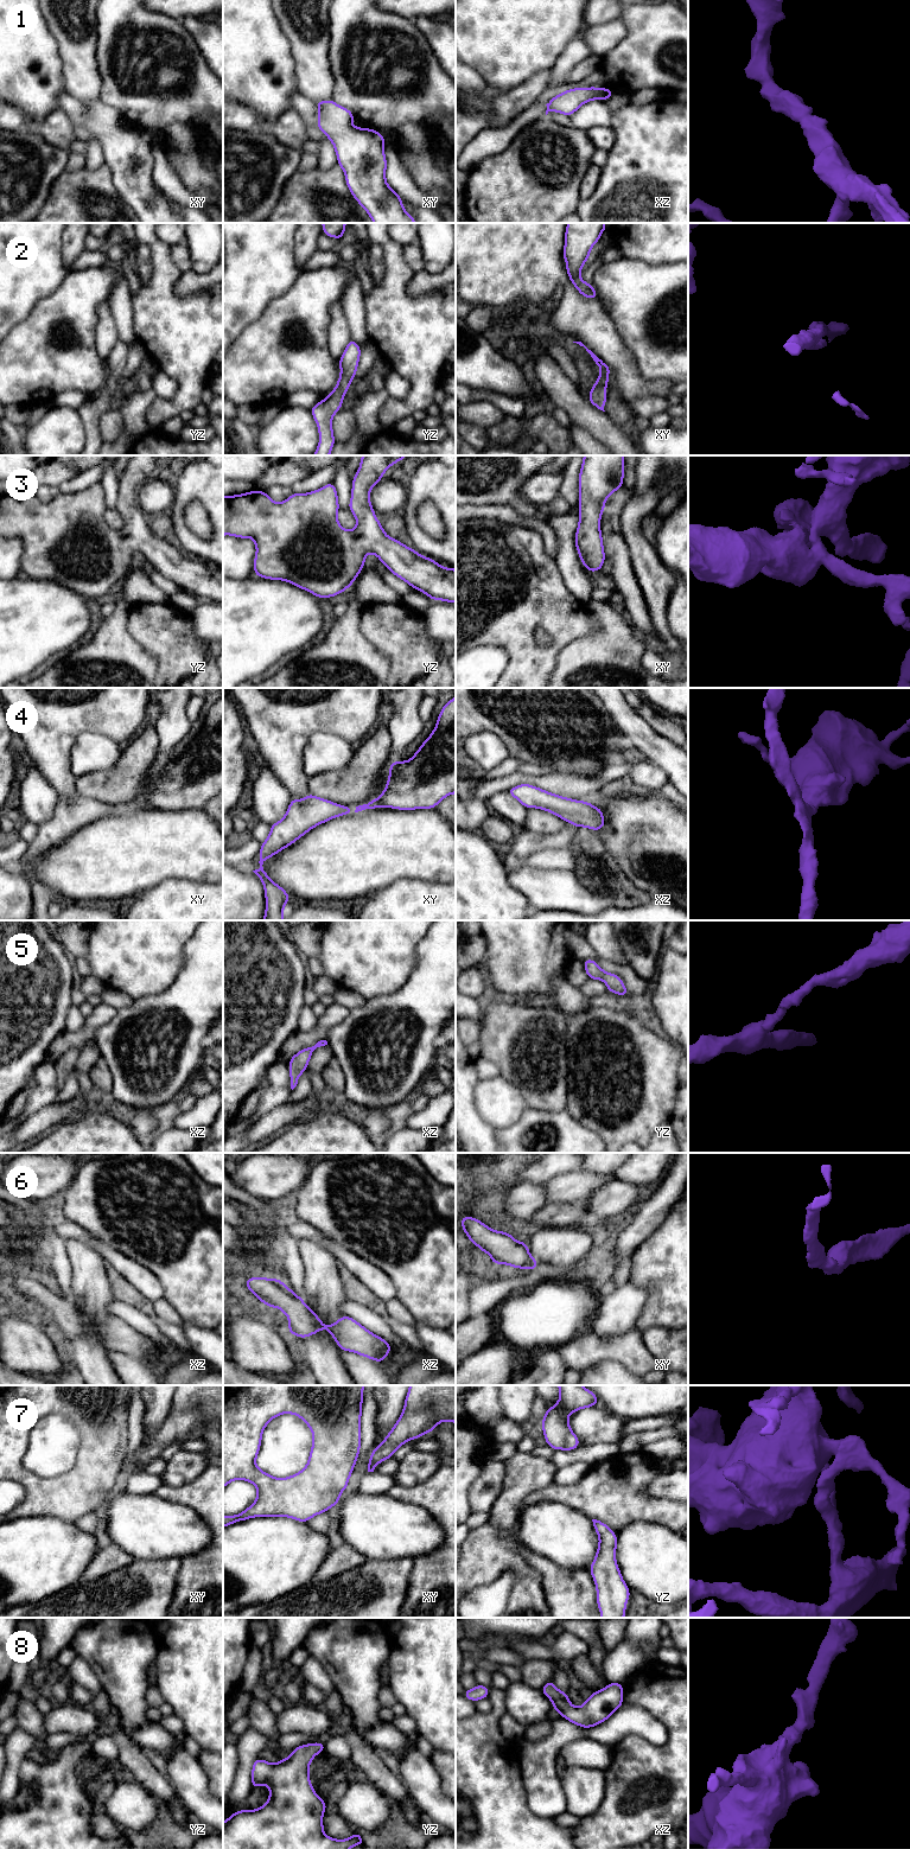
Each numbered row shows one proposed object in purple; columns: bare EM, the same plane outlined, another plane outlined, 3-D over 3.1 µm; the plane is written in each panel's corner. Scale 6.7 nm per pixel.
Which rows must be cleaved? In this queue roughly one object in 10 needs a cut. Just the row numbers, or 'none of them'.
none of them

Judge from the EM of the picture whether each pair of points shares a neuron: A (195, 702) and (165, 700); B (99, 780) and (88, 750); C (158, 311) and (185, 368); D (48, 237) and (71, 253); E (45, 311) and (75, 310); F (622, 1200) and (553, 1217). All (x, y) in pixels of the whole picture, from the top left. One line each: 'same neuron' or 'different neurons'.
A: different neurons
B: different neurons
C: same neuron
D: different neurons
E: same neuron
F: same neuron

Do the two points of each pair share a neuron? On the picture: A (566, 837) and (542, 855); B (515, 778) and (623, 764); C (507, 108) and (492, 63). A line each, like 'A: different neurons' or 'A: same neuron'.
A: different neurons
B: same neuron
C: different neurons

